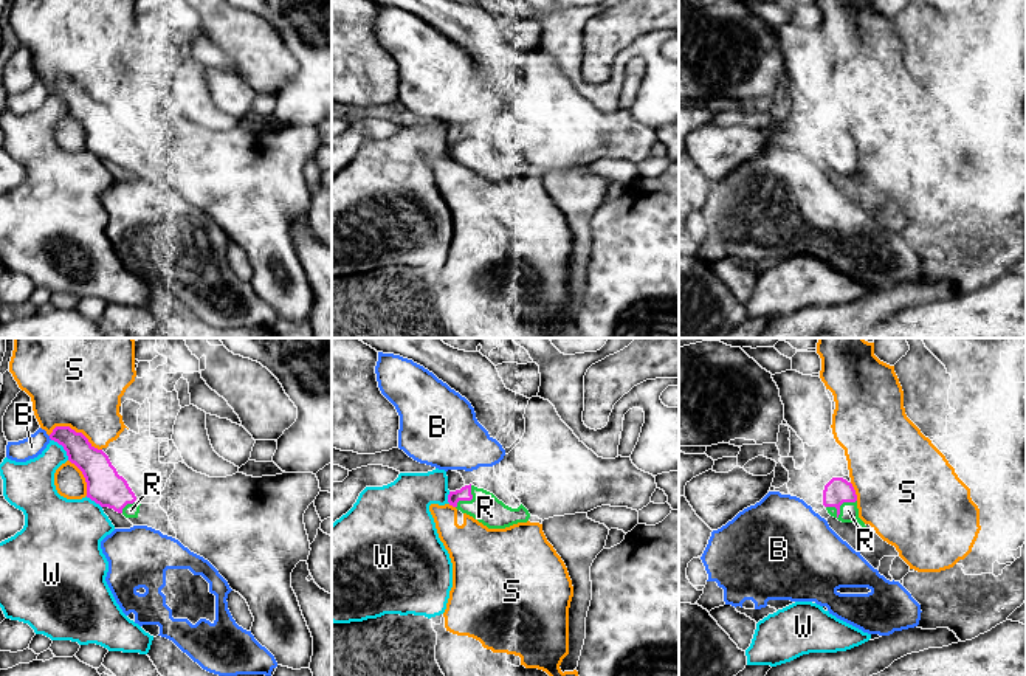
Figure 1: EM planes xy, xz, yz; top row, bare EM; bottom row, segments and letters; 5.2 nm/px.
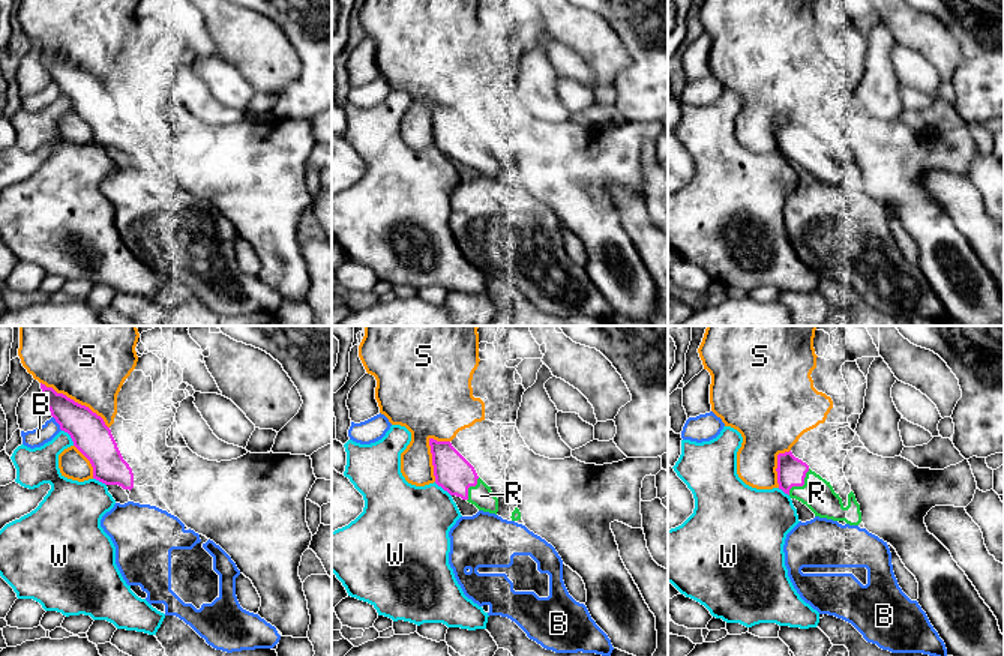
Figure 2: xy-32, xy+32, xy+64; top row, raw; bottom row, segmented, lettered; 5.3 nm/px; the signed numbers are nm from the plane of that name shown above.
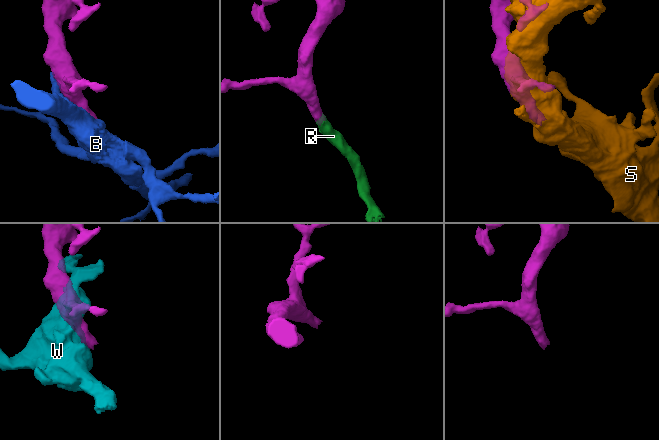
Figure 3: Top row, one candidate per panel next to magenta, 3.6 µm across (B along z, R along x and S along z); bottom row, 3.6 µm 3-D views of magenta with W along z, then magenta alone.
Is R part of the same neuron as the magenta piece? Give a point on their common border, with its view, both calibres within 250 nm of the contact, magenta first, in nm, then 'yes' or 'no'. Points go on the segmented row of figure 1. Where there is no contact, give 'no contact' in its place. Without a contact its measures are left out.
yz (840, 504) | 140/100 nm | yes

